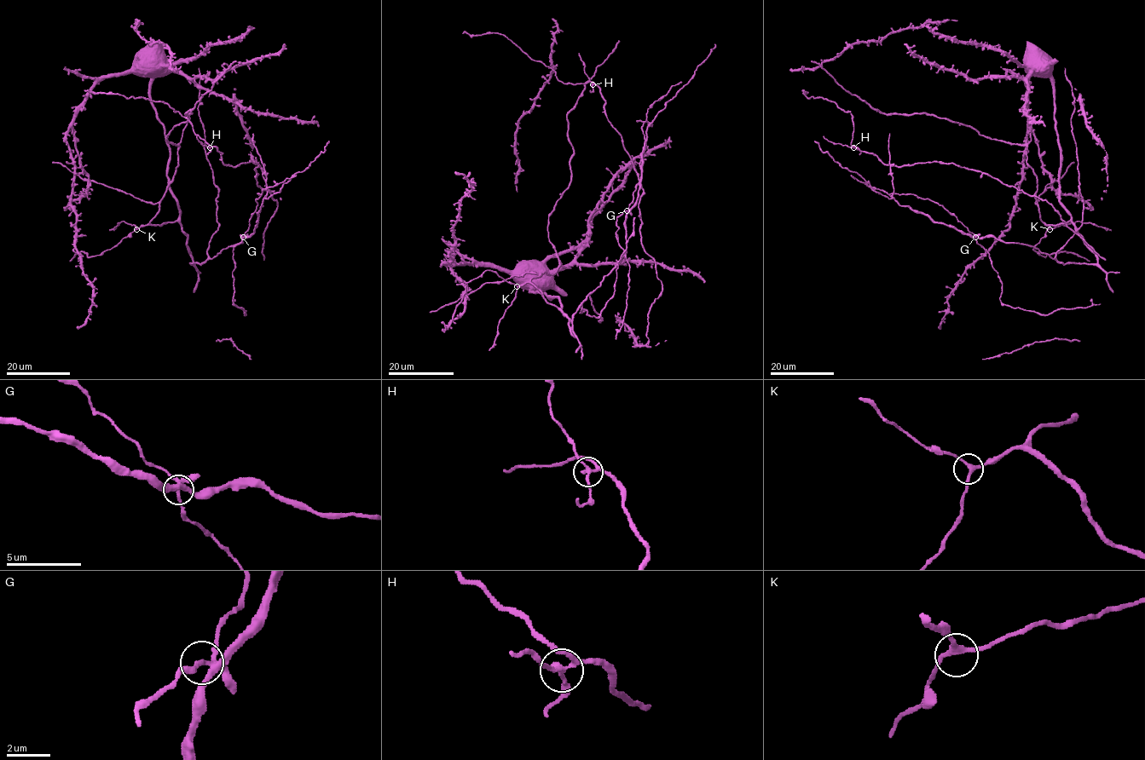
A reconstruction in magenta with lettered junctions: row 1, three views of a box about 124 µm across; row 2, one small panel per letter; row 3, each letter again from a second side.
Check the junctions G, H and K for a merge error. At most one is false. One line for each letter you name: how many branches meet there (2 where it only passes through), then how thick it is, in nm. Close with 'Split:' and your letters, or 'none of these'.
H: Branches: 4. Thickness 200 nm
Split: H

